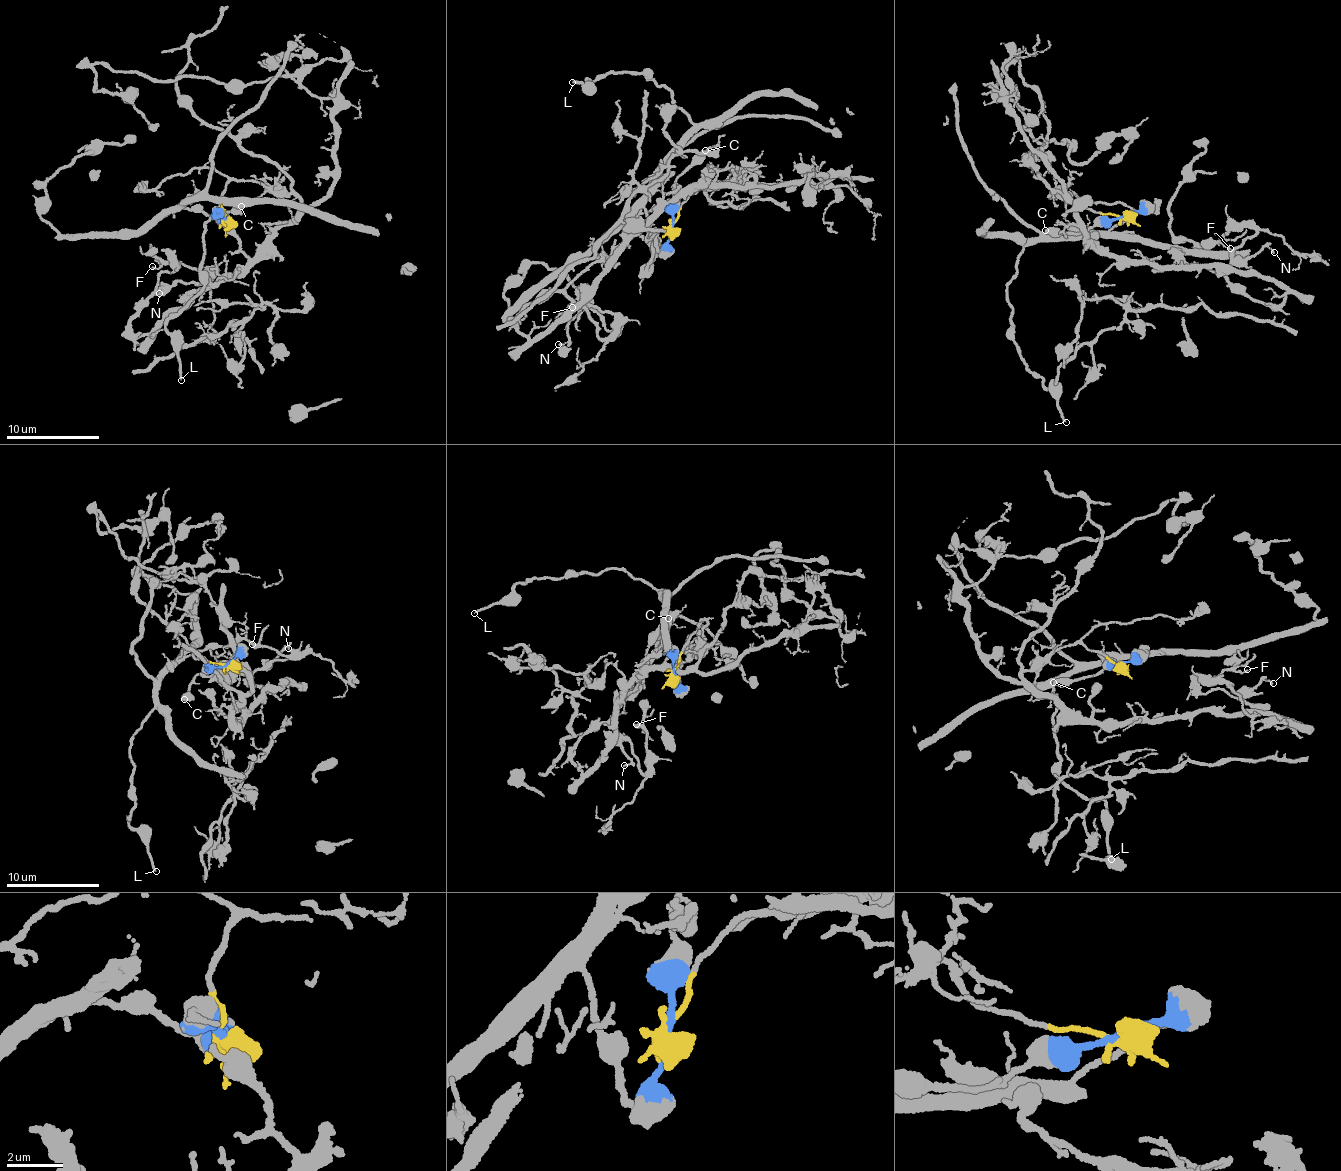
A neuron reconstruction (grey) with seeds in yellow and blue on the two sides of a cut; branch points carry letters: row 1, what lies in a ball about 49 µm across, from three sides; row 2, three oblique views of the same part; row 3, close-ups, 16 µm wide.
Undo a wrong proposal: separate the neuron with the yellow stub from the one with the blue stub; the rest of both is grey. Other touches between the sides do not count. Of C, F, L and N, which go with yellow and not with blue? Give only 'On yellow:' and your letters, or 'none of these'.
On yellow: F, N

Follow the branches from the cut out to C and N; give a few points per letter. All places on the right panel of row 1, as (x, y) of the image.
C: (1123, 216), (1074, 234), (1059, 229), (1044, 231)
N: (1123, 216), (1052, 190), (1111, 256), (1272, 280), (1285, 292), (1265, 306), (1227, 277), (1232, 264), (1274, 253)

